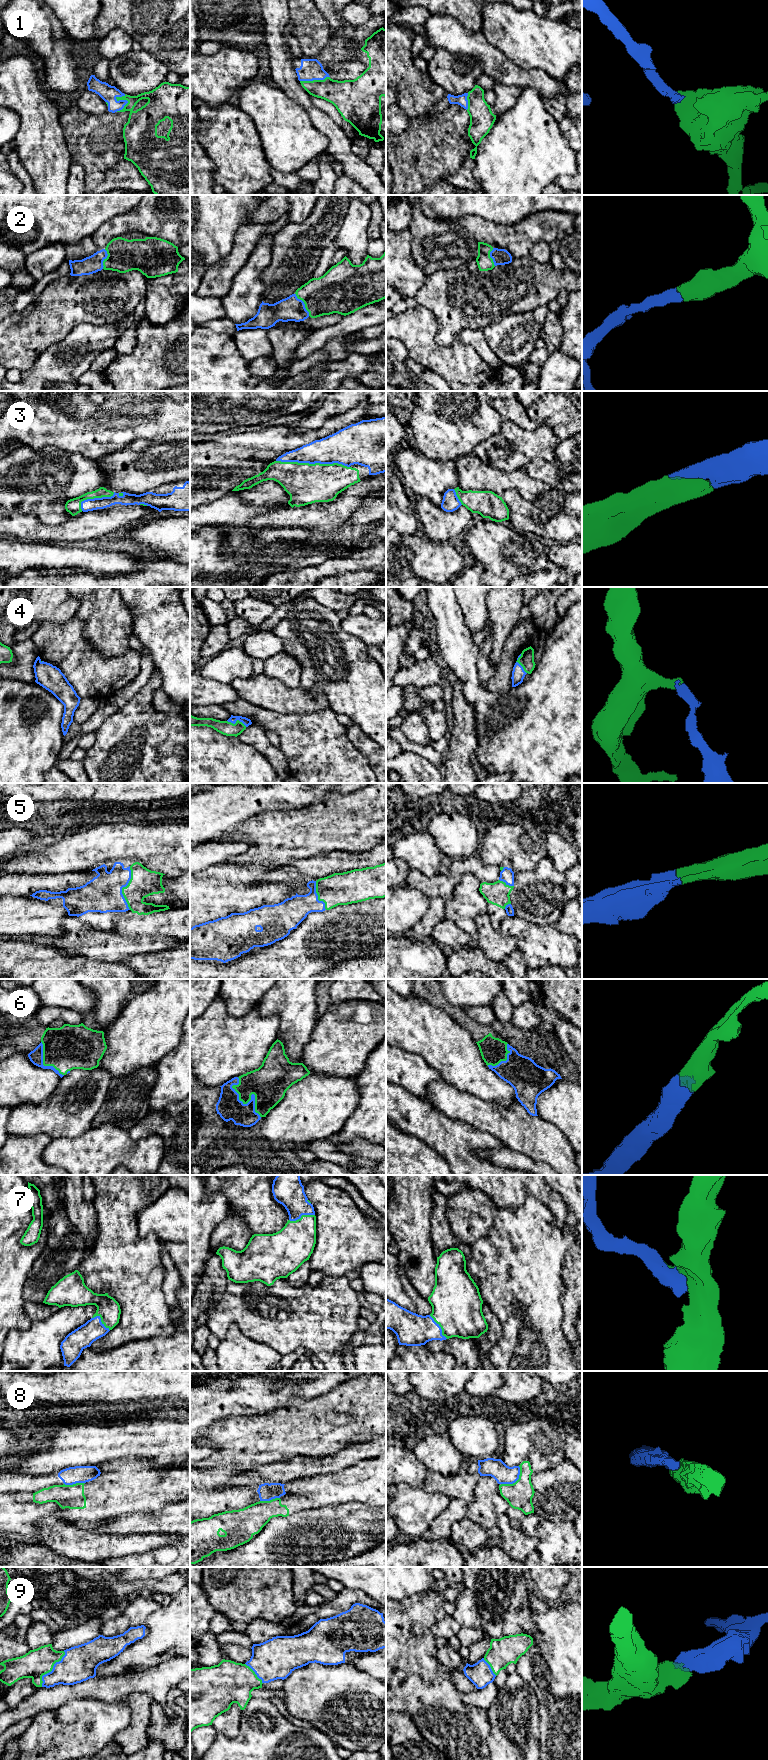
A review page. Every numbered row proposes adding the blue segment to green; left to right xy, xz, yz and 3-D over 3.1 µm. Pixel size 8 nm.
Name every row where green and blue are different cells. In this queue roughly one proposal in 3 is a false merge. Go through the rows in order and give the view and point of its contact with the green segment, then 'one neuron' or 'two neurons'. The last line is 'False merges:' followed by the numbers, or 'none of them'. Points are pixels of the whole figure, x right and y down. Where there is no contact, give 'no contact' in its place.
1: meets green in xy at (124, 99); one neuron
2: meets green in xz at (304, 303); one neuron
3: meets green in xz at (313, 464); one neuron
4: meets green in xz at (237, 720); one neuron
5: meets green in xy at (123, 887); one neuron
6: meets green in xz at (247, 1102); one neuron
7: meets green in xz at (301, 1216); one neuron
8: meets green in yz at (516, 1481); two neurons
9: meets green in xy at (51, 1670); one neuron
False merges: 8

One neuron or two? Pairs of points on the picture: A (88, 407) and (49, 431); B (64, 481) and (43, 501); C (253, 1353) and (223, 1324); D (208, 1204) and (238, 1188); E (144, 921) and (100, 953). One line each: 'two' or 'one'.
A: one
B: one
C: two
D: two
E: two

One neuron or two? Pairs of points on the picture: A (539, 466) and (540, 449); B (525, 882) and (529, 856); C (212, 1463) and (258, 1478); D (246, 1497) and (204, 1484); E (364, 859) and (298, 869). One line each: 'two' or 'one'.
A: two
B: two
C: two
D: one
E: one

